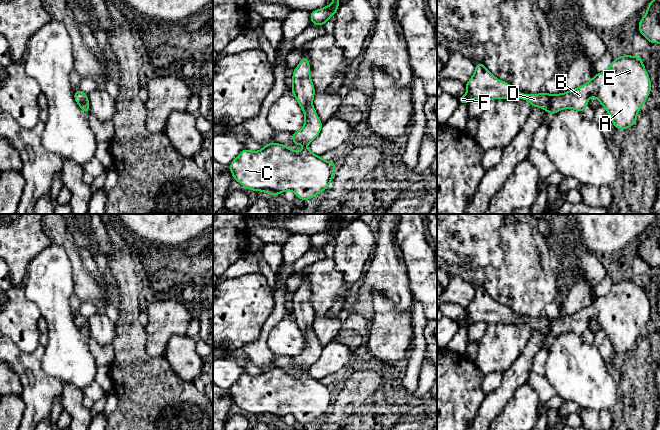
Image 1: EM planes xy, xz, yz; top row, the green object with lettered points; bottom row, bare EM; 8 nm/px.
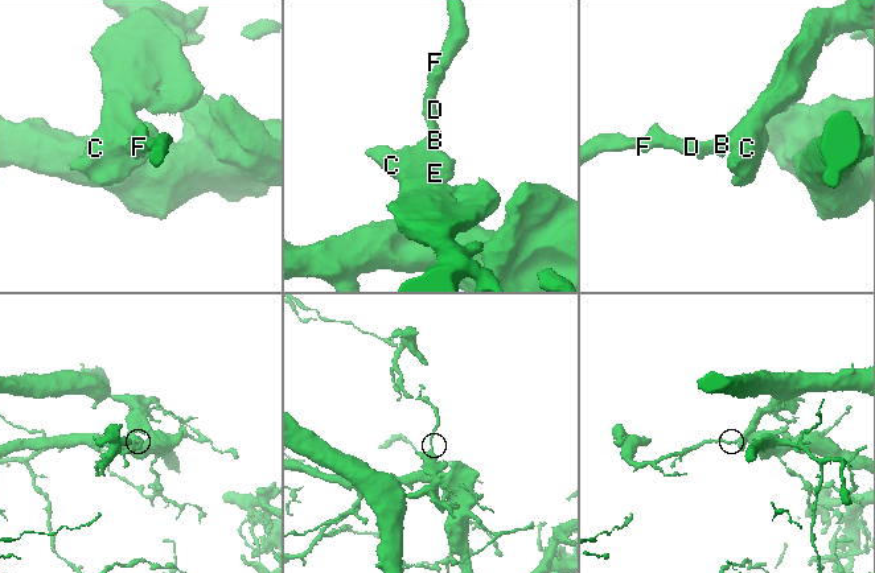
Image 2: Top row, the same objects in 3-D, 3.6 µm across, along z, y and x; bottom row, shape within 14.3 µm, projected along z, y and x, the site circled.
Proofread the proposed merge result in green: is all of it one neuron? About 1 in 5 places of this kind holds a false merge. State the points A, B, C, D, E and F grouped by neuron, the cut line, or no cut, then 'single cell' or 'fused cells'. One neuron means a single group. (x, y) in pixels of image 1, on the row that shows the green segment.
groups A B C D E F; cut none; single cell

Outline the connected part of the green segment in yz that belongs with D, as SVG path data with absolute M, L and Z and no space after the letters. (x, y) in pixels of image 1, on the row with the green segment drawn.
M620 56L605 72L597 73L589 82L575 90L554 95L520 93L493 76L483 63L478 62L475 66L473 76L465 84L467 94L457 98L459 104L476 98L523 99L529 101L531 107L547 110L551 117L565 108L582 112L587 108L589 97L593 96L609 113L614 129L628 129L636 123L637 114L651 90L650 78L640 56Z

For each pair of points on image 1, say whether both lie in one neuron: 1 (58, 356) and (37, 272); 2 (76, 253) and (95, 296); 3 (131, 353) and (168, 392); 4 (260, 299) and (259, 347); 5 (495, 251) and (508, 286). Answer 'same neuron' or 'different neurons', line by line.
1: same neuron
2: same neuron
3: same neuron
4: different neurons
5: different neurons

